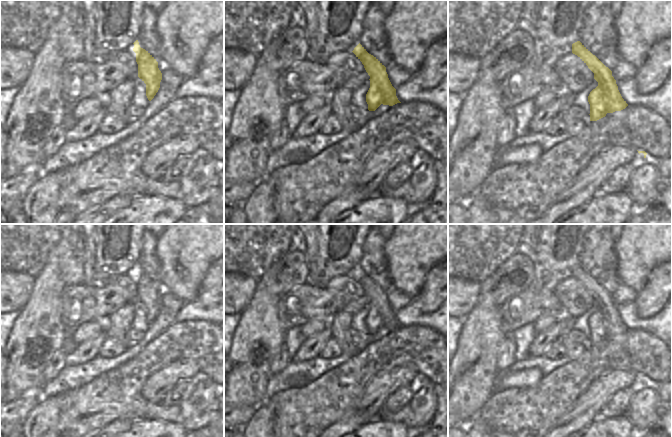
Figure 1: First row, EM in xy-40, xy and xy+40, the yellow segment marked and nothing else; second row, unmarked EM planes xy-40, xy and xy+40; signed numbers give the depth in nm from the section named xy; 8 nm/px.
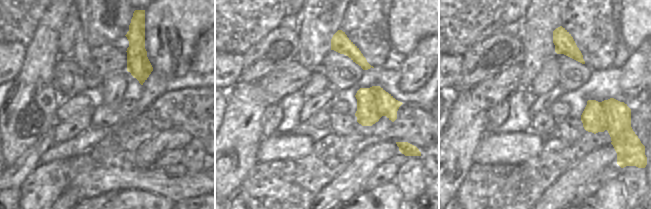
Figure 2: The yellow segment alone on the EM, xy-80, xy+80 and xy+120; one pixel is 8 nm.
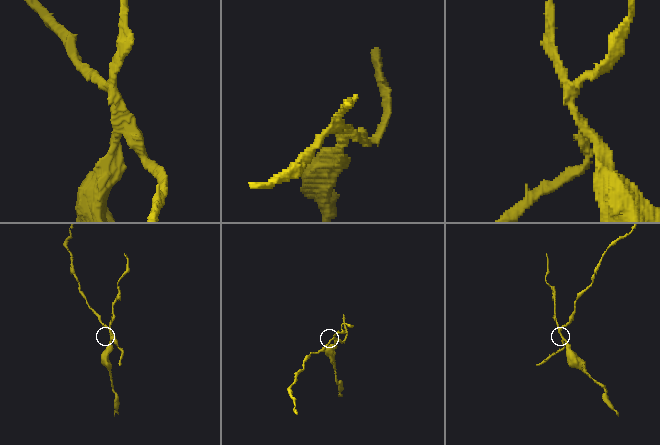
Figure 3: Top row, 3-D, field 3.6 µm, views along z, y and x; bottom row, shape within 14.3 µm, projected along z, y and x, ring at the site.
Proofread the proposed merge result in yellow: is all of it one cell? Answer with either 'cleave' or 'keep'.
cleave

